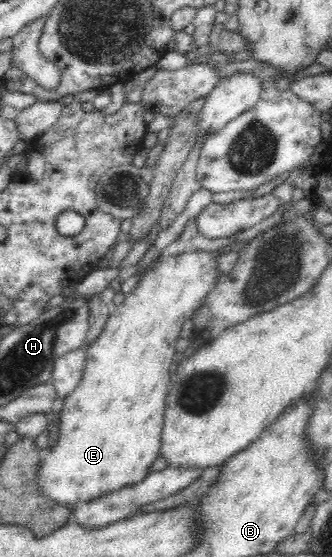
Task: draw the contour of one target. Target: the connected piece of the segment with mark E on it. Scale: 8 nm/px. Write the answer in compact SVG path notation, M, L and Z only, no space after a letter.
M191 250L165 257L129 293L124 294L121 305L111 307L102 332L84 347L86 364L81 384L63 399L59 439L41 459L37 484L45 496L72 507L77 502L134 484L148 474L148 465L158 457L170 385L169 369L174 362L175 345L181 337L181 326L200 311L223 276L217 256L208 251Z

